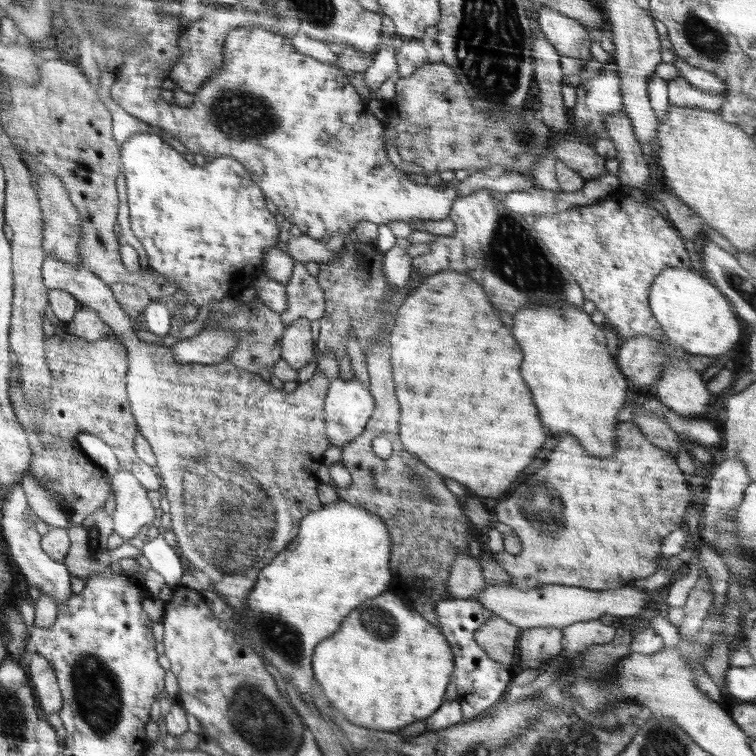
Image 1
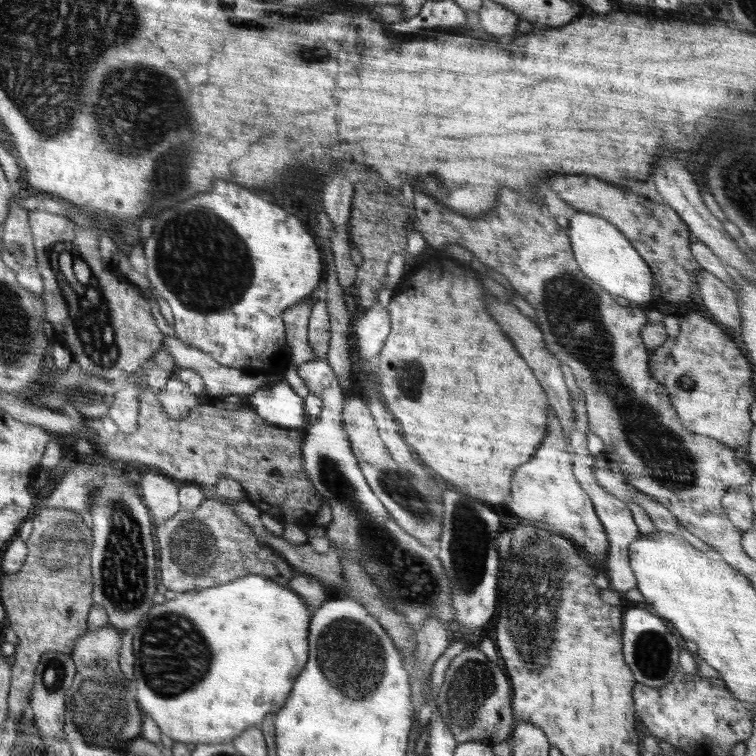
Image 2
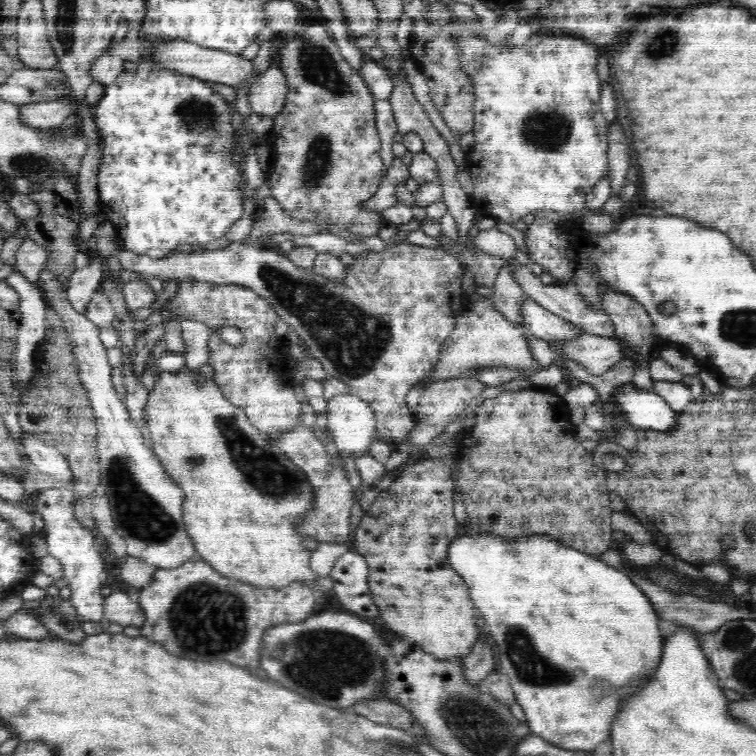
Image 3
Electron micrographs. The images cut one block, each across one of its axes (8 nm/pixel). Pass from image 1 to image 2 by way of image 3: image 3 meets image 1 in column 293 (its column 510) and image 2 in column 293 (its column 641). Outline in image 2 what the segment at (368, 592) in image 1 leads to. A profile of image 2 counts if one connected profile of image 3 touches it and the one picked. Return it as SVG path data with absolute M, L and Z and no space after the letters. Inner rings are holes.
M248 574L229 583L214 585L212 588L204 590L182 592L170 602L156 604L140 620L140 624L135 626L136 634L132 635L133 655L136 662L134 664L134 680L137 682L136 700L139 709L143 714L151 716L156 725L160 727L161 732L174 741L204 742L204 744L220 744L220 742L232 741L250 726L254 727L254 724L257 726L258 722L264 720L266 714L276 715L276 712L286 704L290 690L294 686L294 680L298 678L298 674L302 672L302 668L308 660L308 630L313 613L314 610L308 607L308 603L298 593L292 591L288 584L280 585L260 574ZM166 656L168 656L168 702L166 702Z

